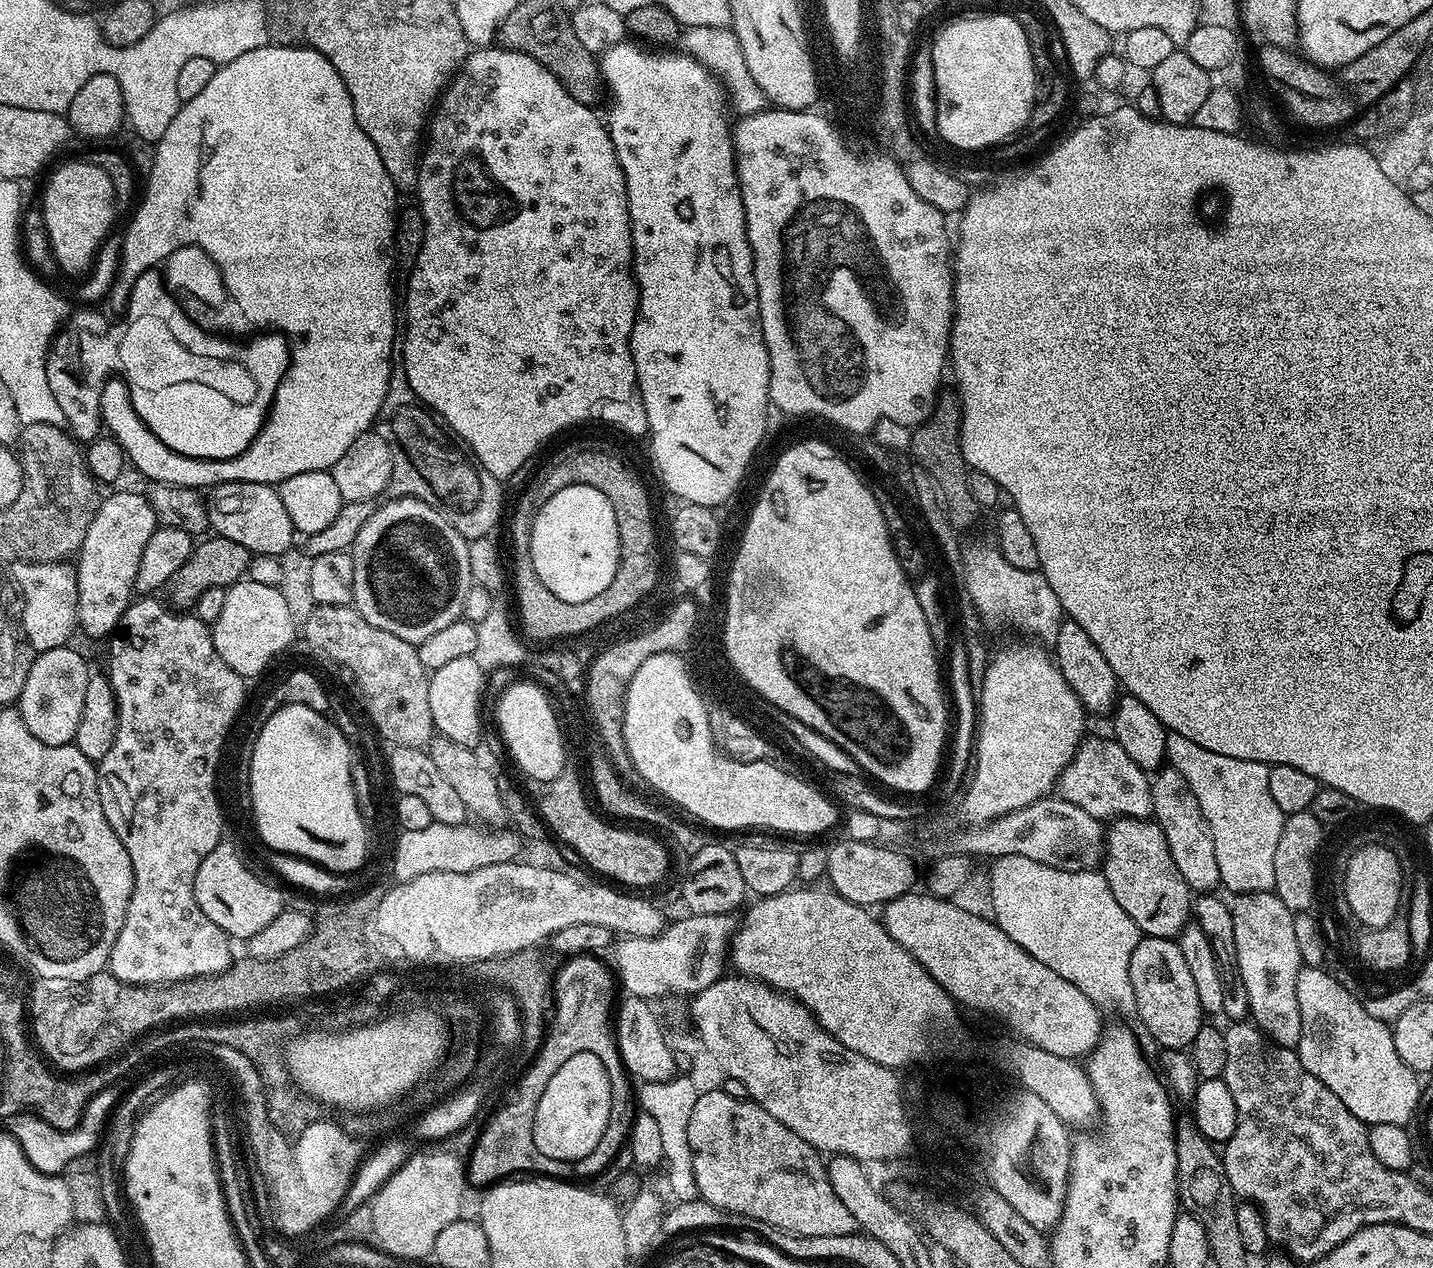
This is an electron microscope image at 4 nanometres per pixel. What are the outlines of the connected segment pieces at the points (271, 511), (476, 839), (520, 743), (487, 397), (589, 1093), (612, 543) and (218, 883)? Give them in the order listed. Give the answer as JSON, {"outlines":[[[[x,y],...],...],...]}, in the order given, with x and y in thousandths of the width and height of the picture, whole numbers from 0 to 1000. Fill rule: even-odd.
{"outlines":[[[[158,380],[150,382],[144,389],[145,412],[147,419],[155,424],[161,424],[161,427],[166,427],[166,431],[172,431],[172,434],[179,438],[199,438],[198,435],[204,429],[205,417],[202,412],[202,405],[200,405],[200,399],[197,399],[195,387],[189,382],[183,380]]],[[[329,648],[322,650],[306,650],[297,651],[297,655],[280,655],[276,660],[278,665],[277,671],[276,687],[279,689],[279,695],[290,688],[330,688],[336,683],[343,681],[353,681],[361,677],[364,663],[361,657],[357,655],[338,655]]],[[[357,539],[349,549],[346,555],[346,568],[352,580],[352,587],[357,599],[368,614],[385,617],[394,609],[394,581],[388,581],[385,571],[385,552],[374,539]]],[[[335,36],[331,39],[327,40],[324,50],[321,51],[321,56],[315,61],[314,65],[311,69],[303,88],[300,91],[300,97],[297,101],[297,113],[294,117],[294,122],[292,126],[293,136],[290,141],[289,155],[291,155],[292,163],[294,172],[296,173],[296,190],[294,197],[289,207],[289,210],[284,215],[285,218],[285,259],[281,262],[281,274],[282,275],[282,297],[285,300],[286,308],[292,313],[298,322],[306,326],[308,330],[322,345],[327,356],[331,360],[332,364],[336,367],[345,377],[350,380],[354,379],[354,375],[357,375],[385,344],[390,342],[393,338],[399,338],[401,334],[408,334],[410,331],[419,331],[421,334],[428,334],[433,341],[436,341],[438,344],[453,343],[452,330],[451,330],[451,320],[448,317],[447,305],[444,300],[444,293],[441,285],[441,277],[440,276],[440,267],[441,266],[441,258],[444,253],[444,241],[445,239],[445,228],[444,226],[444,218],[441,213],[441,179],[440,178],[440,166],[438,165],[438,154],[437,153],[437,144],[434,137],[434,131],[430,124],[428,112],[426,109],[422,95],[416,92],[417,86],[415,84],[403,80],[403,77],[398,77],[398,74],[378,52],[378,49],[373,49],[364,41],[359,41],[355,38],[348,36]]],[[[401,833],[397,834],[387,846],[387,850],[382,854],[378,866],[375,868],[375,875],[373,879],[373,901],[381,913],[387,915],[403,916],[409,913],[417,904],[420,894],[423,891],[423,885],[426,882],[424,864],[424,852],[421,852],[421,842],[419,842],[419,836],[416,833]]],[[[401,382],[389,386],[385,393],[374,404],[370,421],[371,438],[374,441],[376,454],[380,454],[385,467],[391,467],[394,473],[412,472],[413,467],[419,467],[424,457],[427,457],[427,448],[432,446],[432,423],[428,401],[419,384]]],[[[154,664],[141,677],[138,689],[135,689],[135,708],[141,715],[141,721],[149,727],[163,742],[172,743],[180,733],[184,733],[194,721],[198,718],[198,707],[190,697],[186,697],[181,691],[178,691],[170,682],[165,669],[159,664]]]]}

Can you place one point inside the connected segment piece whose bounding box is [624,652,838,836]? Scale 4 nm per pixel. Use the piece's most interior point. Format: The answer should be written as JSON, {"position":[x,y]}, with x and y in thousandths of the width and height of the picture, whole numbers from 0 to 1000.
{"position":[463,576]}

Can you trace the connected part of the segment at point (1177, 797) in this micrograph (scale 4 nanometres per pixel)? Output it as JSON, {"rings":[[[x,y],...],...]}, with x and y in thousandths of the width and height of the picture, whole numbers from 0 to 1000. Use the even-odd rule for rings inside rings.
{"rings":[[[817,604],[809,606],[803,614],[803,629],[805,631],[805,646],[814,658],[817,676],[825,692],[828,693],[829,700],[834,704],[842,705],[849,701],[851,697],[850,677],[848,676],[846,659],[844,650],[839,642],[836,629],[834,629],[830,618],[825,614],[823,608]]]}

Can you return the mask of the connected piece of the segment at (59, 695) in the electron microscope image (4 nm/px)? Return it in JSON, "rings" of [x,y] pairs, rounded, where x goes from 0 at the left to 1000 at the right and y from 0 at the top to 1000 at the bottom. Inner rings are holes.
{"rings":[[[48,509],[28,514],[23,518],[20,535],[11,555],[18,573],[27,584],[33,588],[46,588],[52,583],[58,549],[64,532],[59,519]]]}

